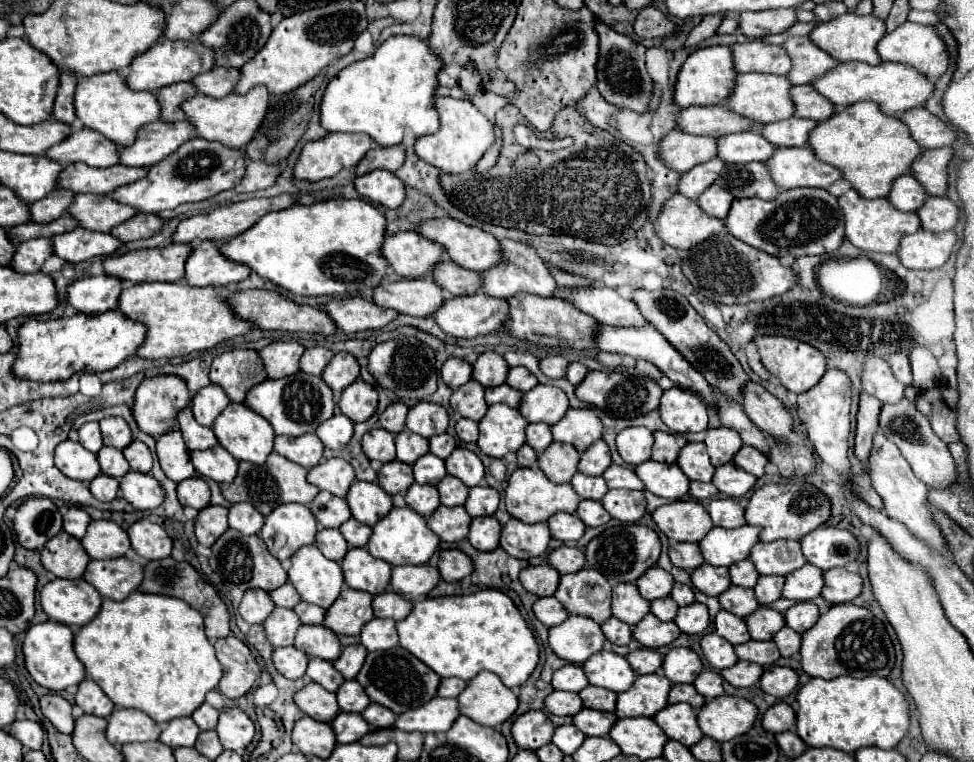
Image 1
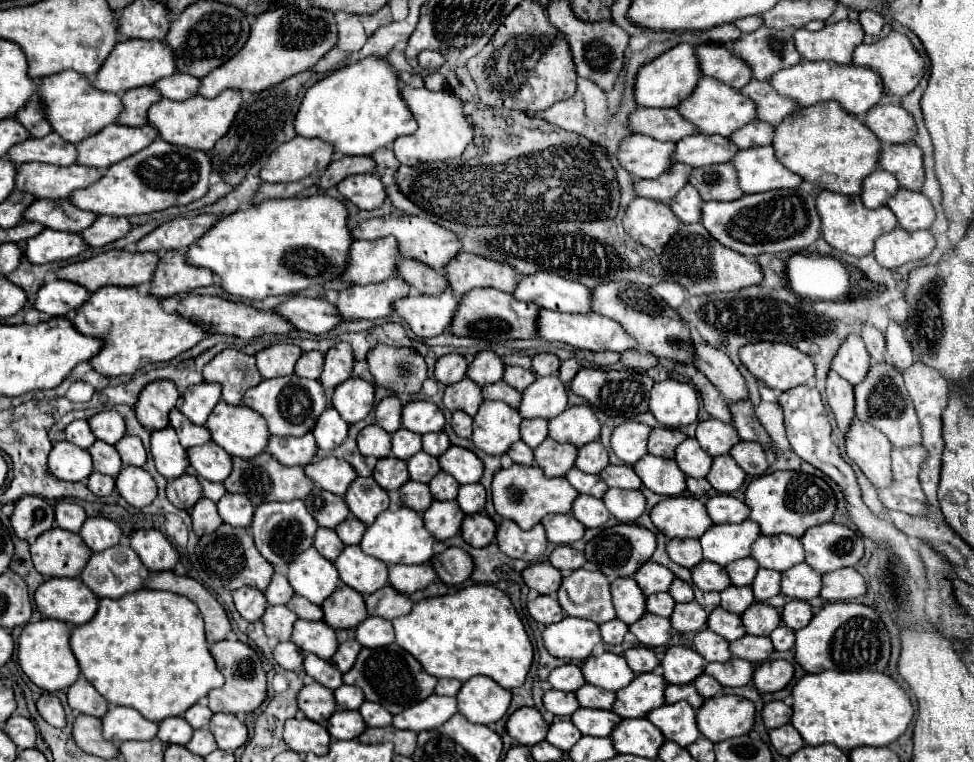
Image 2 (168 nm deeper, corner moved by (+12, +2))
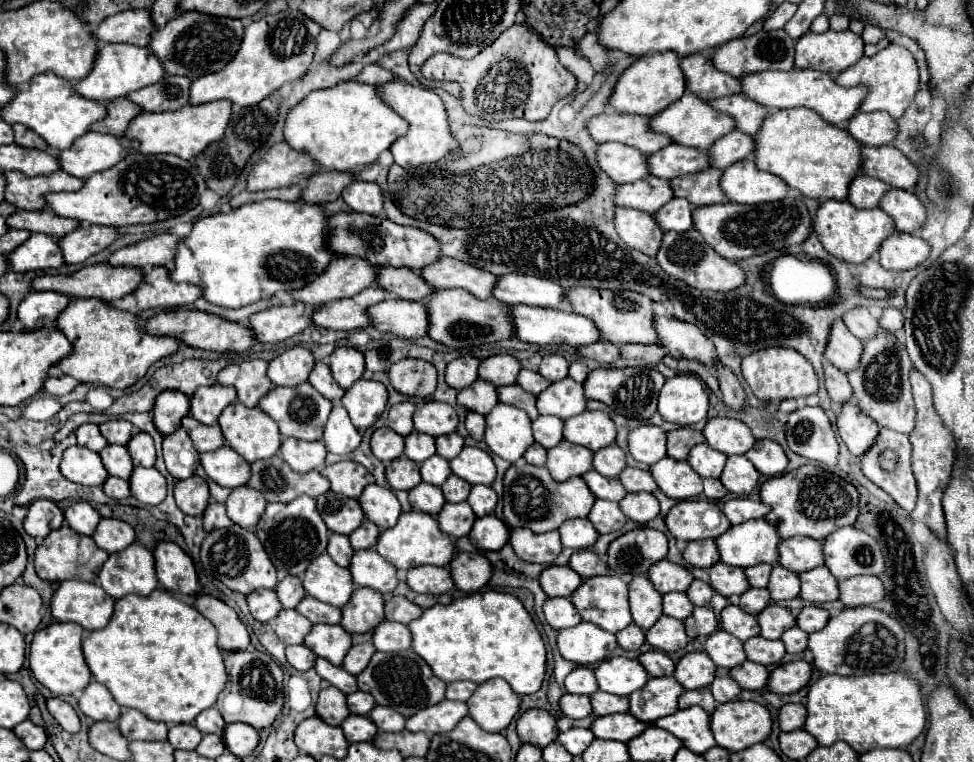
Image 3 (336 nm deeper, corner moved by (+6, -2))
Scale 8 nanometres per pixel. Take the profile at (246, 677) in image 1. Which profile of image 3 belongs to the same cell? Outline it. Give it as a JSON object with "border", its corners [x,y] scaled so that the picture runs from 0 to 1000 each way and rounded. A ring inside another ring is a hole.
{"border":[[[267,853],[234,856],[230,869],[232,869],[232,879],[234,879],[234,898],[222,921],[222,929],[226,932],[228,942],[234,950],[251,948],[251,950],[261,953],[263,958],[279,953],[292,929],[290,877],[279,866],[277,858],[267,856]]]}

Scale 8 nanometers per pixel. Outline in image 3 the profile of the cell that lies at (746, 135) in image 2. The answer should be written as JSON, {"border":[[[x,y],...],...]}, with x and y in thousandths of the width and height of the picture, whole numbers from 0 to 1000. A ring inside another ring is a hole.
{"border":[[[752,171],[737,181],[727,197],[727,210],[731,220],[743,223],[754,213],[760,213],[772,202],[772,181],[768,176],[760,176]]]}

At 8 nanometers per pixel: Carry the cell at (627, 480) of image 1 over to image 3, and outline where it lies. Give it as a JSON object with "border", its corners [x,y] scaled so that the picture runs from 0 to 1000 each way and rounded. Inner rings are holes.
{"border":[[[645,612],[645,614],[639,617],[639,622],[634,627],[645,646],[657,646],[657,643],[671,646],[676,640],[669,622],[663,619],[663,617],[657,617],[657,614],[647,614]]]}

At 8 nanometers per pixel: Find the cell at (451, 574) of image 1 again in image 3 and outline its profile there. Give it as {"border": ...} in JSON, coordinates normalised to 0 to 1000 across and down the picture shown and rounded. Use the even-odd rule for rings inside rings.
{"border":[[[472,724],[462,738],[466,766],[474,777],[491,777],[505,756],[505,740],[493,724]]]}

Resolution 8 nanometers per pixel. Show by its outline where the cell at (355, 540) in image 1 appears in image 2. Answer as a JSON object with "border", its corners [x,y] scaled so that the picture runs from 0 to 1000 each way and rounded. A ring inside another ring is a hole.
{"border":[[[357,677],[357,680],[355,680],[351,688],[347,688],[343,696],[345,696],[347,706],[349,706],[353,714],[370,714],[372,701],[374,701],[374,696],[376,696],[376,688],[370,685],[370,682],[363,680],[363,677]]]}

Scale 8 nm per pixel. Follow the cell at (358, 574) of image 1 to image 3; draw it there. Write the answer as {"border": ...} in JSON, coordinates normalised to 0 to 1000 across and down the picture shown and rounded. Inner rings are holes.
{"border":[[[368,722],[361,732],[359,751],[368,769],[378,769],[392,780],[402,777],[409,766],[407,745],[396,738],[386,722]]]}

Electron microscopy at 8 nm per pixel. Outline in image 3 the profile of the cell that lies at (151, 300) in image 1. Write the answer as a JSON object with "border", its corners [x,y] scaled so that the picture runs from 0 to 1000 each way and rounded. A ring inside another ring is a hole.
{"border":[[[72,394],[70,402],[60,412],[57,430],[74,449],[74,462],[57,475],[66,491],[86,504],[107,504],[125,512],[142,501],[160,472],[181,462],[185,454],[179,444],[160,444],[148,438],[148,433],[144,433],[140,425],[138,412],[111,404],[103,394]]]}

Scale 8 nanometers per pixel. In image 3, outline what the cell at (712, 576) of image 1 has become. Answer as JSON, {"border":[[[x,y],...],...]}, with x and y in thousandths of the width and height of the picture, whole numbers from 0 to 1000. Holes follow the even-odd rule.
{"border":[[[737,738],[731,745],[727,745],[727,753],[731,759],[731,764],[729,764],[731,772],[735,777],[739,777],[741,782],[752,782],[752,780],[760,782],[770,772],[764,745],[756,745],[756,743],[747,743],[743,738]]]}

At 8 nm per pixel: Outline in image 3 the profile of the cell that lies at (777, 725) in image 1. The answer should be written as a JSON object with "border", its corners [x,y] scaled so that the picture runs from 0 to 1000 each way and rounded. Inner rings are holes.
{"border":[[[807,924],[801,929],[799,945],[801,945],[801,955],[805,961],[823,955],[828,948],[828,927],[825,924]]]}

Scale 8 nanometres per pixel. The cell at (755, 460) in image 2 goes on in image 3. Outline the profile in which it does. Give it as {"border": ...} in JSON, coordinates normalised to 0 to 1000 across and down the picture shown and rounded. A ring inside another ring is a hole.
{"border":[[[778,577],[766,601],[776,612],[776,617],[784,625],[799,625],[807,617],[809,601],[803,585],[795,577]]]}

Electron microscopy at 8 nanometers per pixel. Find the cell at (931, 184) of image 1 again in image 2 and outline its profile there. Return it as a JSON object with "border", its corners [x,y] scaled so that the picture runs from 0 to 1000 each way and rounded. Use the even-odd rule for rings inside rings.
{"border":[[[938,186],[908,192],[903,202],[903,220],[916,226],[926,247],[943,252],[949,244],[947,197]]]}

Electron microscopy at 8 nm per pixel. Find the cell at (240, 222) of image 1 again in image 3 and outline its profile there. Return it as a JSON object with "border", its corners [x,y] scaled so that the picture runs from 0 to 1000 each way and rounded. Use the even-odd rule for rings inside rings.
{"border":[[[160,307],[150,315],[144,315],[136,323],[123,325],[115,331],[111,346],[115,349],[136,349],[136,352],[150,352],[150,349],[177,349],[177,339],[181,336],[181,318],[183,310],[175,307]]]}

